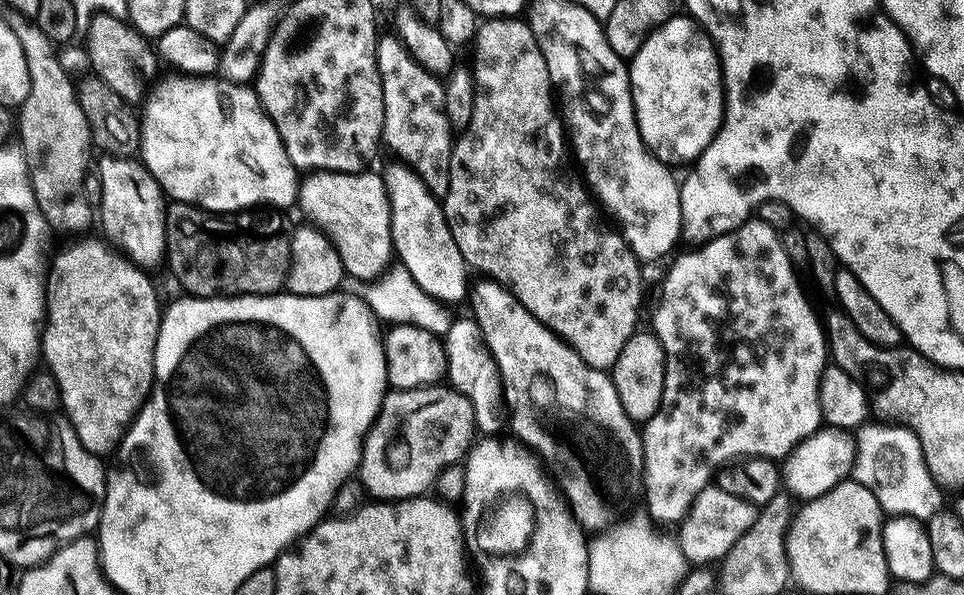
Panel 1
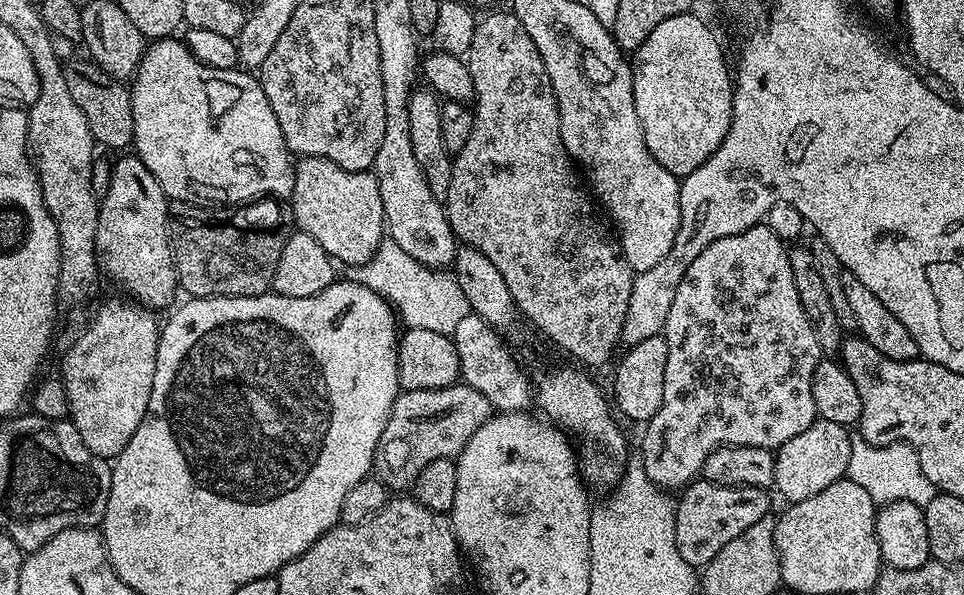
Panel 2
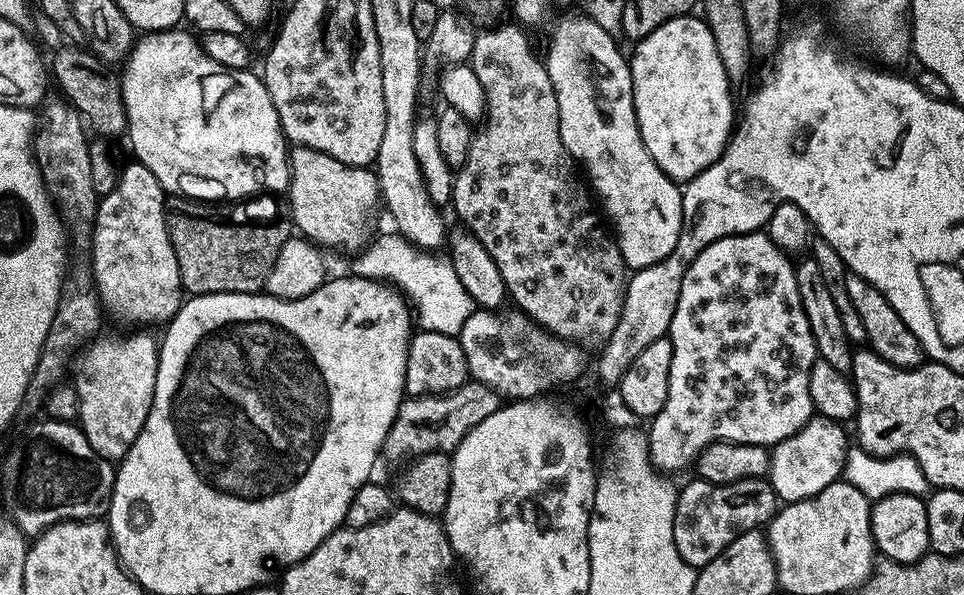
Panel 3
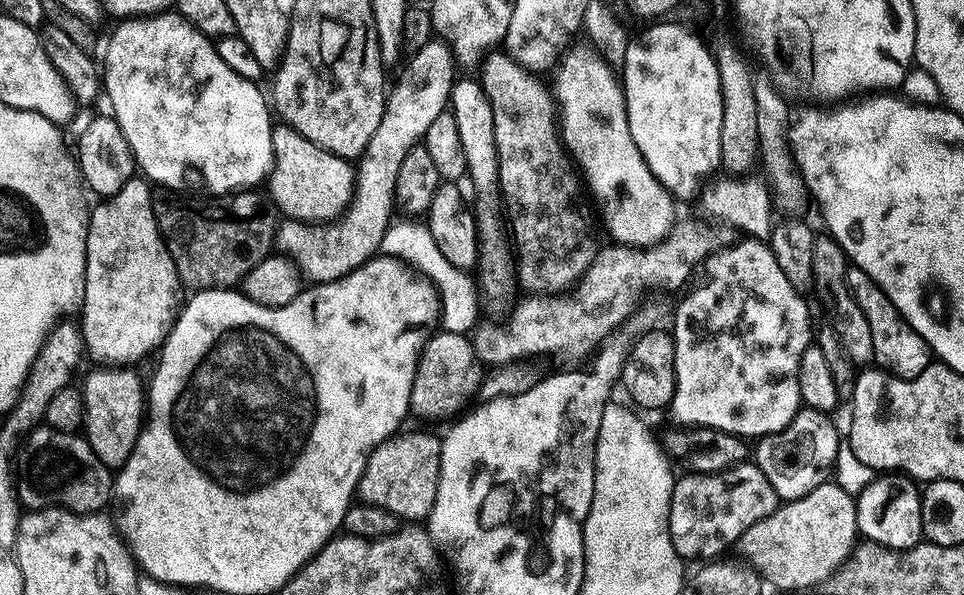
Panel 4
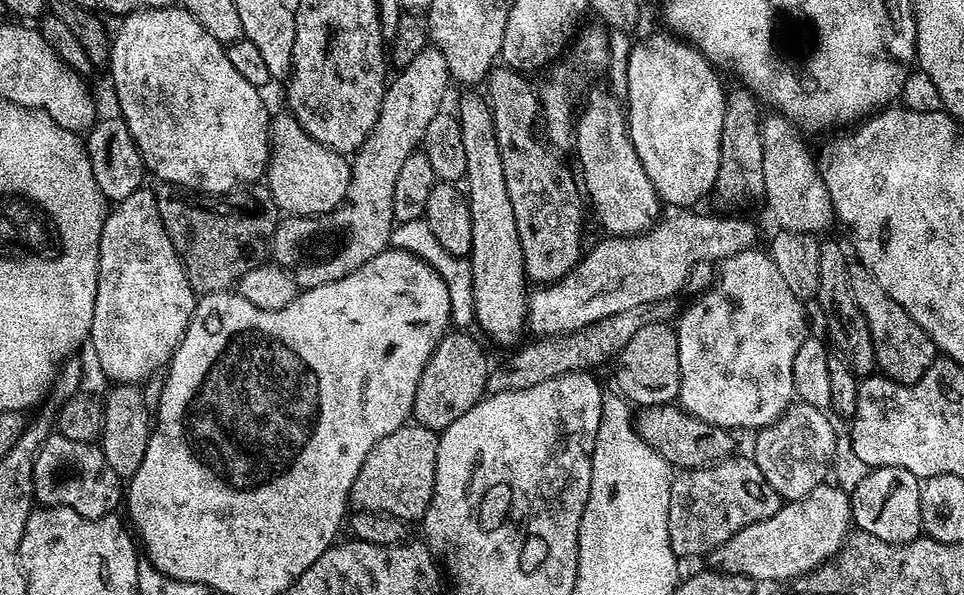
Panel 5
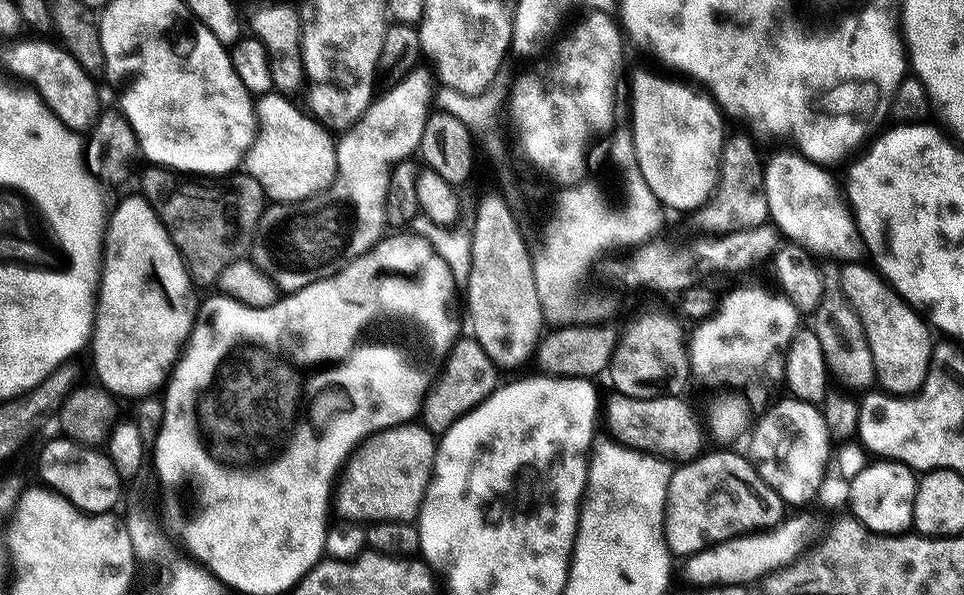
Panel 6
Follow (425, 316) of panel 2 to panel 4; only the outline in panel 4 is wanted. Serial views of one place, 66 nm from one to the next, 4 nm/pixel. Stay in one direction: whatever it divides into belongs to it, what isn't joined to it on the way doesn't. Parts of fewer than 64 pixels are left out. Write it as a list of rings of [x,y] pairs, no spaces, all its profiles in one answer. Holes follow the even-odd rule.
[[[418,220],[405,221],[389,225],[380,243],[380,252],[385,256],[402,260],[436,287],[441,300],[440,324],[445,331],[464,335],[471,333],[477,327],[478,320],[475,318],[480,310],[480,304],[482,305],[475,279],[472,280],[465,269],[456,268],[447,261],[425,223]]]

